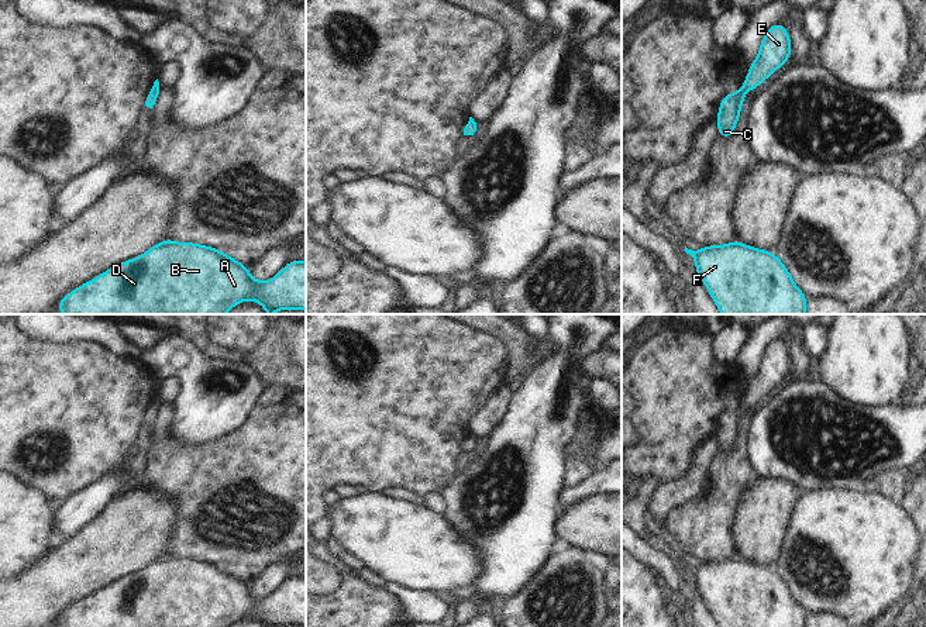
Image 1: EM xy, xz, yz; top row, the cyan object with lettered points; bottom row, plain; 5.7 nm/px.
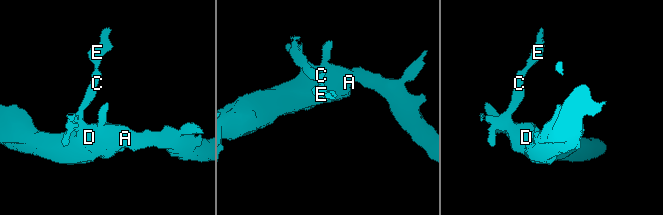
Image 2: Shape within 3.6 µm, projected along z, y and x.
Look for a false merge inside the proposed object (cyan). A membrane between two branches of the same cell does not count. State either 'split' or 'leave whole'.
leave whole

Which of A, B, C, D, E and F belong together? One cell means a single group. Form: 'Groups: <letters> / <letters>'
Groups: A B C D E F

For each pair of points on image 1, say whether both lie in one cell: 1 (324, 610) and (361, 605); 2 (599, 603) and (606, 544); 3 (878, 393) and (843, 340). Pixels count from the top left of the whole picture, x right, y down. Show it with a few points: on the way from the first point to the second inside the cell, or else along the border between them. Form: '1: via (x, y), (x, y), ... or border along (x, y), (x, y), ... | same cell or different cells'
1: via (333, 610), (353, 610) | same cell
2: border along (571, 544), (587, 550), (595, 557) | different cells
3: via (875, 381), (873, 369), (856, 352) | same cell

